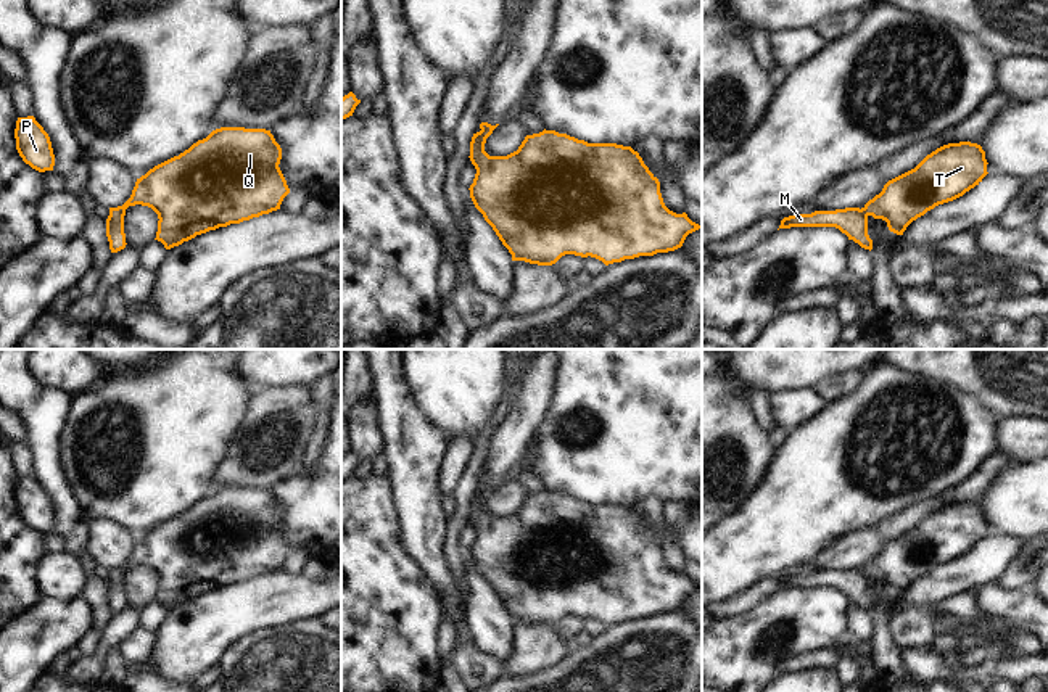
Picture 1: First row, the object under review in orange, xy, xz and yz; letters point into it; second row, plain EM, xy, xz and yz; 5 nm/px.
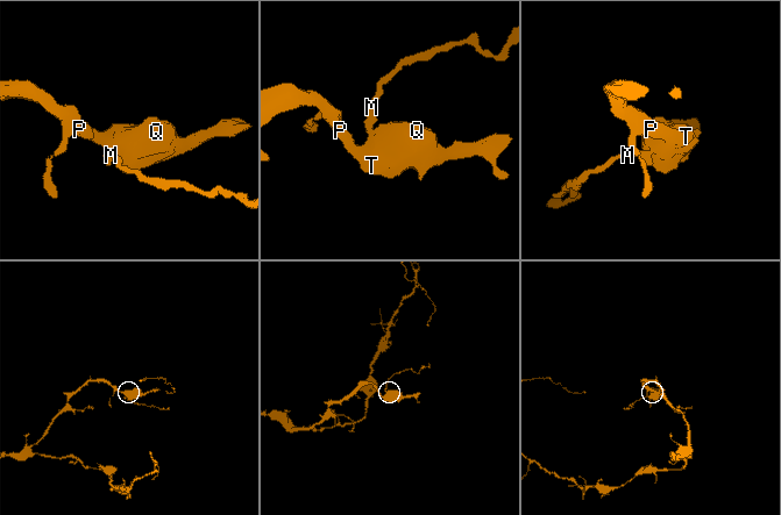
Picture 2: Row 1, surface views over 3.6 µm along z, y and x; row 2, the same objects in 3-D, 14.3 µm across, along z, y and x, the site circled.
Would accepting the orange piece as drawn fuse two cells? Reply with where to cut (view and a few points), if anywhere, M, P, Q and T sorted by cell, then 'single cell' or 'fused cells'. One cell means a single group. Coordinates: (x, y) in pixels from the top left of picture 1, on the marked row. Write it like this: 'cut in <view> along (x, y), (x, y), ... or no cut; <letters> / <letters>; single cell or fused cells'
no cut; M P Q T; single cell

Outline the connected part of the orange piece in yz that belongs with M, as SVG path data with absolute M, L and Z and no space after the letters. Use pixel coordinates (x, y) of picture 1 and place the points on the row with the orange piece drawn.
M971 142L948 143L927 154L914 169L889 180L882 192L869 200L861 209L845 208L836 211L815 211L794 214L781 220L779 229L790 227L836 227L864 249L873 249L868 235L868 217L882 219L890 232L903 235L906 227L939 204L953 201L982 182L987 172L985 151Z

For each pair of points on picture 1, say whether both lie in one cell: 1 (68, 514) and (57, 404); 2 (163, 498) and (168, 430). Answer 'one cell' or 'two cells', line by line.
1: one cell
2: one cell

